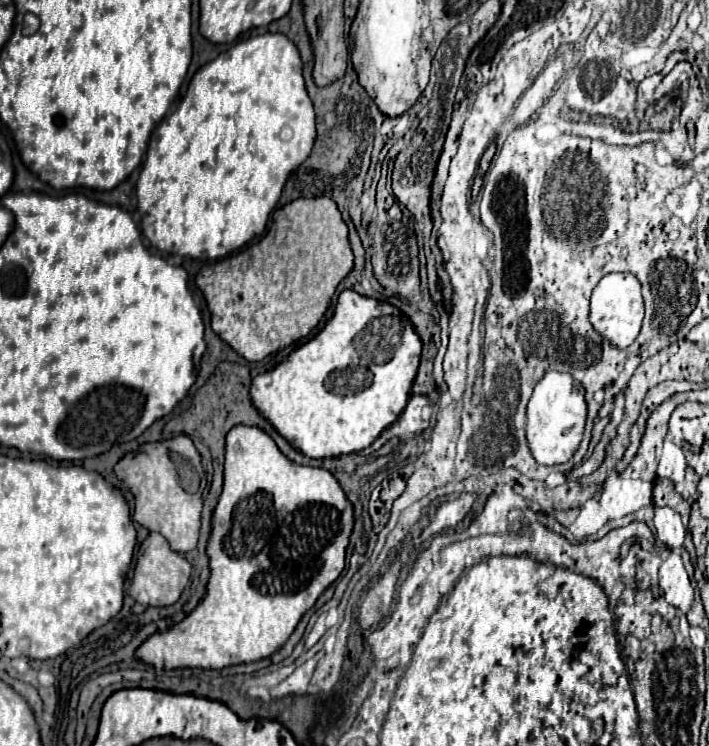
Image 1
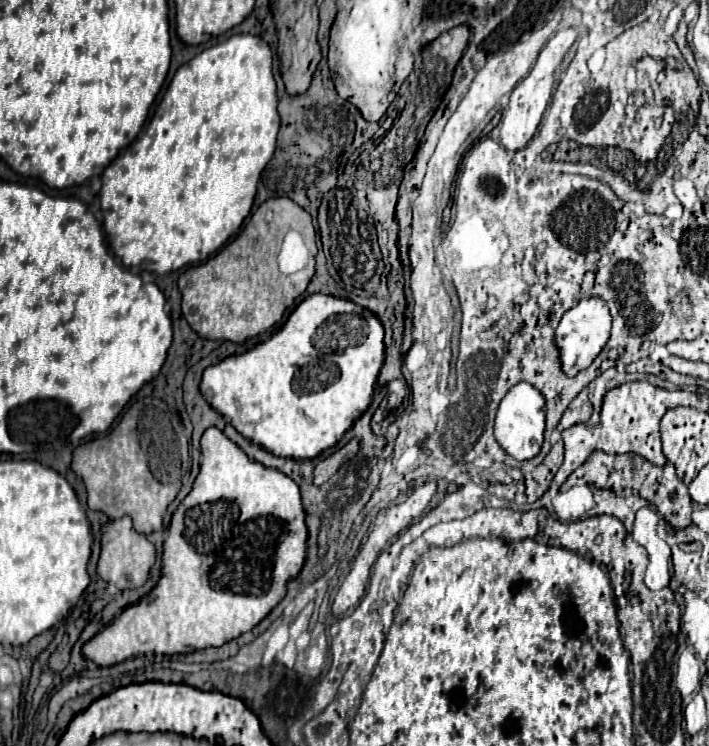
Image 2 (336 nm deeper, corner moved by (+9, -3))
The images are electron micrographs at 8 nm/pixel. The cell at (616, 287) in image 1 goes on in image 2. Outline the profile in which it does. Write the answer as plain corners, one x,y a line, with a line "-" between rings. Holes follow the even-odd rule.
584,298
580,300
574,308
570,308
568,312
564,312
558,328
556,328
556,348
560,352
560,364
562,364
562,372
566,376
576,376
580,370
588,368
592,364
592,360
600,354
600,350
606,346
608,338
610,338
610,312
606,308
606,304
598,298

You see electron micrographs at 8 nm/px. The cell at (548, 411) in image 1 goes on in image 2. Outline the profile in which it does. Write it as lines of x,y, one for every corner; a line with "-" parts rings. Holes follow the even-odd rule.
520,382
512,386
506,396
498,404
496,422
494,422
494,436
496,442
506,450
514,460
524,462
540,452
542,440
544,440
544,426
546,426
546,402
542,400
542,394
528,382

